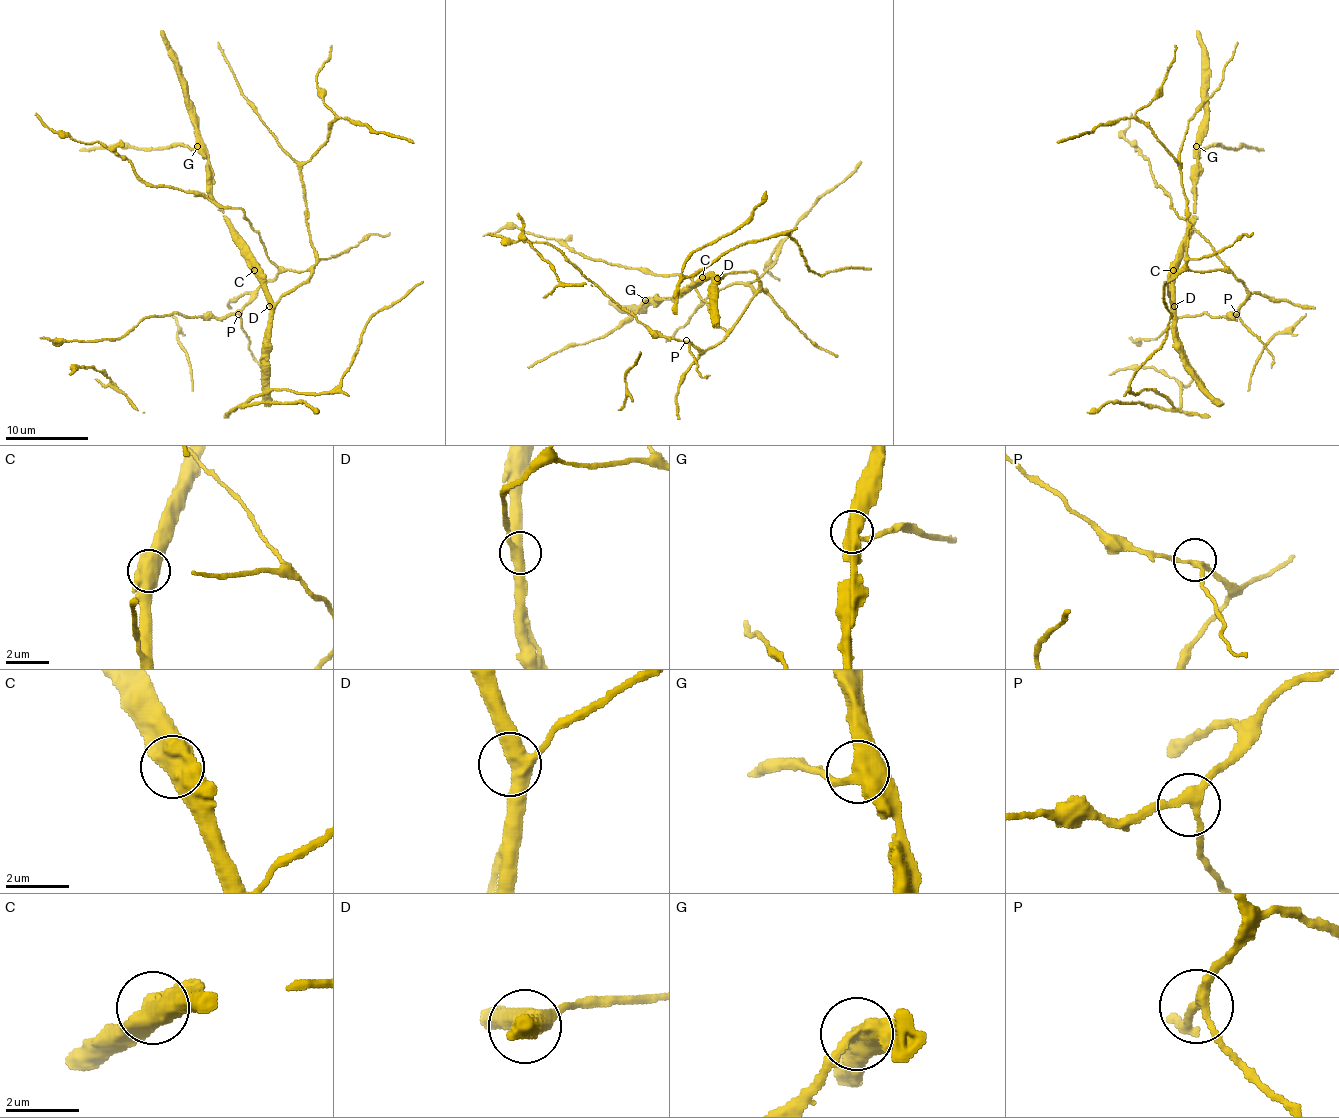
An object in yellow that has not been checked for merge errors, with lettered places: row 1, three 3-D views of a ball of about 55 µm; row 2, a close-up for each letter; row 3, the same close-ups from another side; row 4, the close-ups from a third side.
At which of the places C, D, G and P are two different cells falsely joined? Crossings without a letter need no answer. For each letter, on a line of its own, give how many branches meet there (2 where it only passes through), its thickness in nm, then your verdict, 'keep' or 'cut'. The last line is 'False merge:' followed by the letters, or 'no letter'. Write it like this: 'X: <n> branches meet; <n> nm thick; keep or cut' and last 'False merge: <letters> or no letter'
C: 2 branches meet; 650 nm thick; keep
D: 3 branches meet; 420 nm thick; keep
G: 3 branches meet; 440 nm thick; cut
P: 3 branches meet; 240 nm thick; keep
False merge: G

